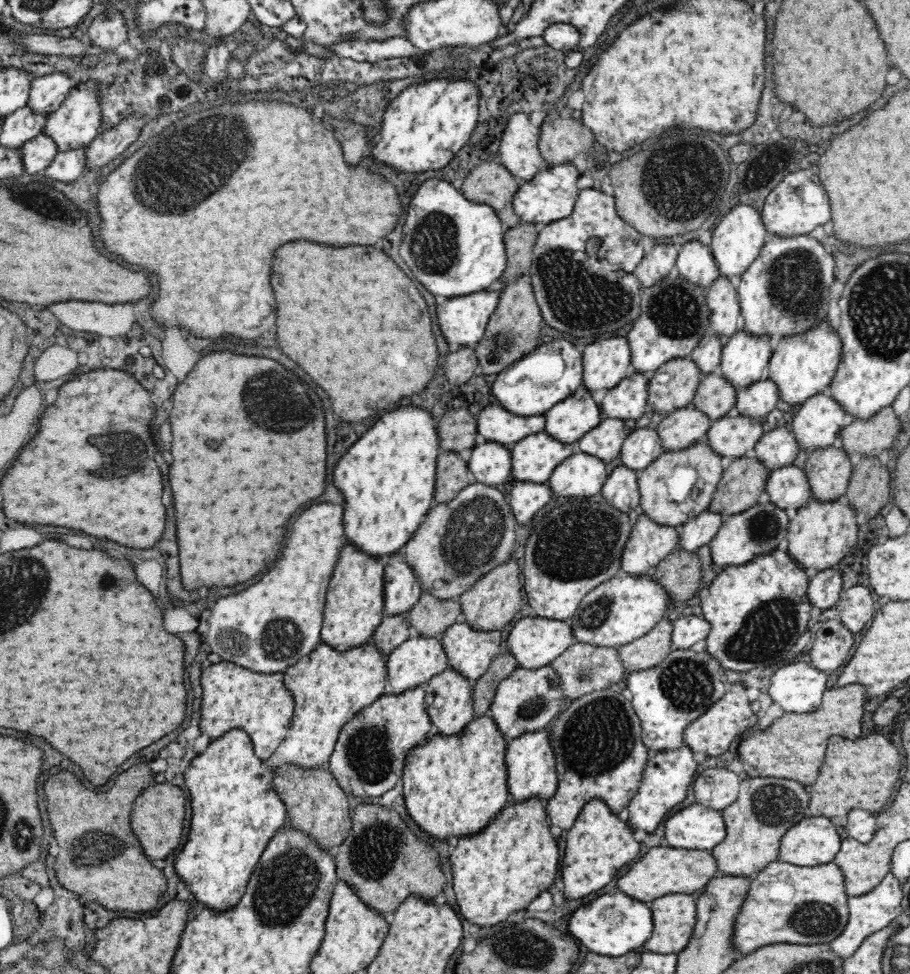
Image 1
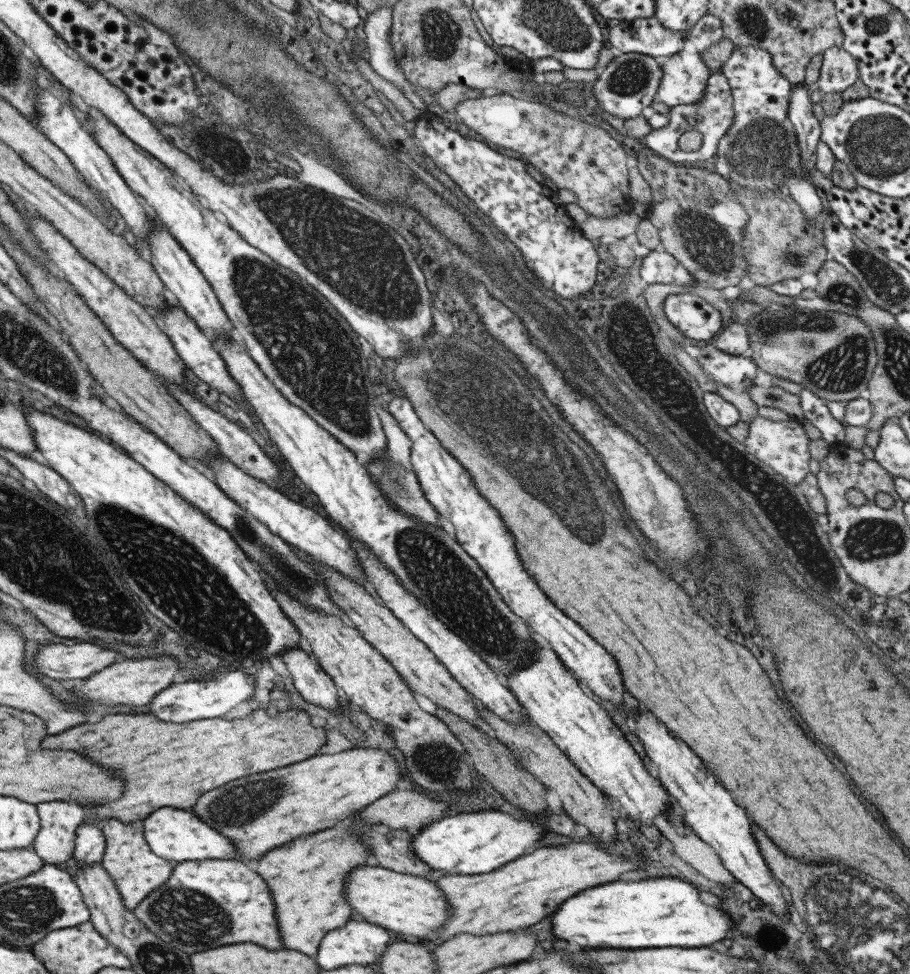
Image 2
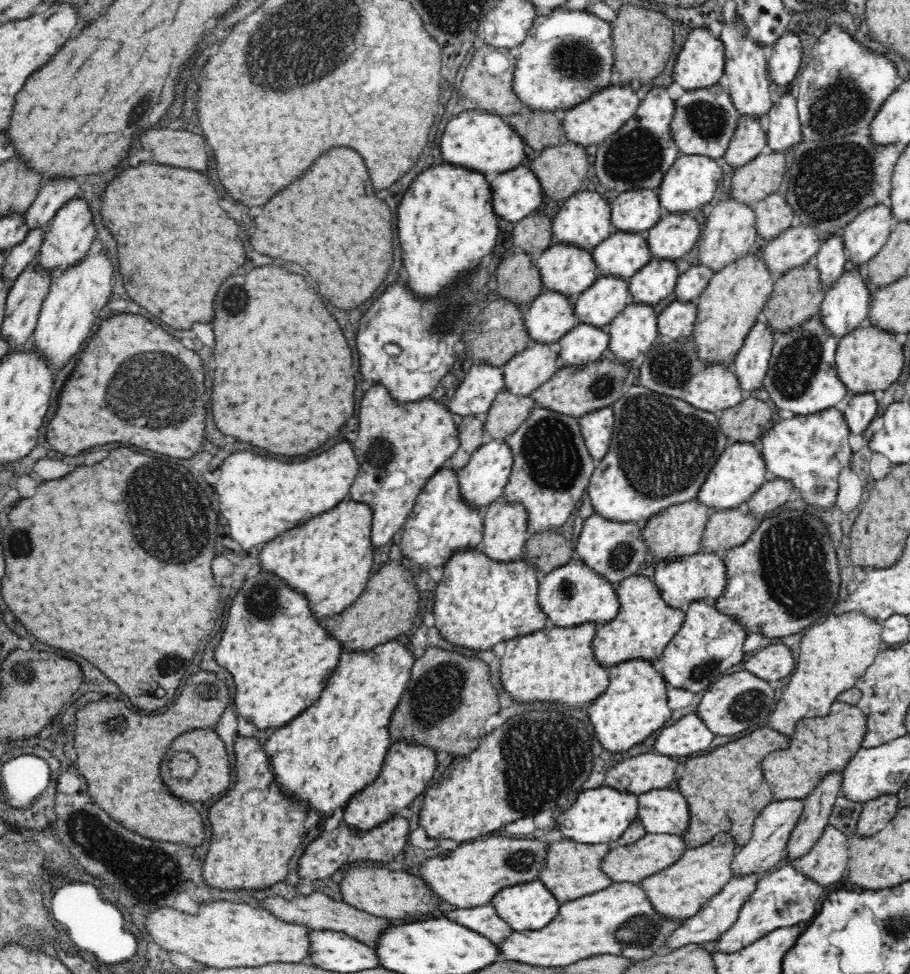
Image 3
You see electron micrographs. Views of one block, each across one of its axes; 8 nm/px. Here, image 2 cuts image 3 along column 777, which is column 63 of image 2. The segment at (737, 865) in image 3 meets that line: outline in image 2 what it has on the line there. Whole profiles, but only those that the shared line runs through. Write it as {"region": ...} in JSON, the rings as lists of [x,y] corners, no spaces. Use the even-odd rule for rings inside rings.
{"region":[[[67,801],[41,802],[35,806],[39,829],[29,847],[45,864],[59,866],[72,857],[74,832],[84,819],[85,810],[80,804]]]}

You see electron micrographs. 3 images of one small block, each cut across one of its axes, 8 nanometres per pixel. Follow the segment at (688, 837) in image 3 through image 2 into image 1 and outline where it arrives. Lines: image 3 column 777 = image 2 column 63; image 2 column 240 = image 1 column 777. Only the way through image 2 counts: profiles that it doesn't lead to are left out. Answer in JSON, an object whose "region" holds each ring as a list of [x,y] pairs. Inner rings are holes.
{"region":[[[849,684],[845,687],[834,686],[826,689],[820,706],[809,713],[785,712],[773,720],[766,729],[753,729],[743,735],[738,747],[739,760],[744,765],[743,776],[758,778],[774,776],[798,780],[808,786],[818,778],[820,766],[824,762],[828,738],[838,734],[846,738],[860,738],[866,687],[862,684]]]}

